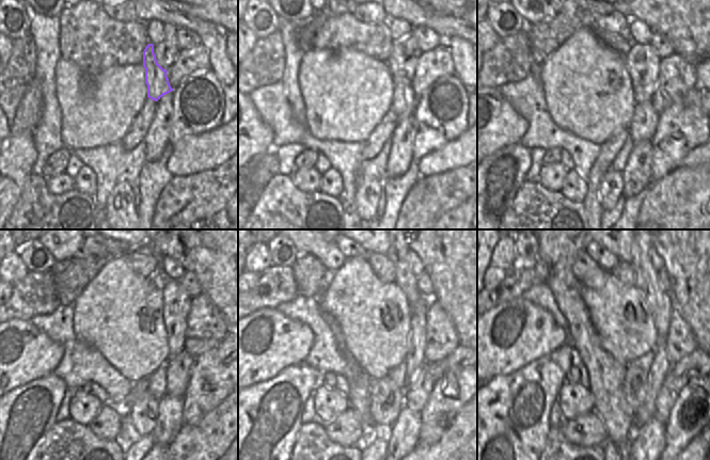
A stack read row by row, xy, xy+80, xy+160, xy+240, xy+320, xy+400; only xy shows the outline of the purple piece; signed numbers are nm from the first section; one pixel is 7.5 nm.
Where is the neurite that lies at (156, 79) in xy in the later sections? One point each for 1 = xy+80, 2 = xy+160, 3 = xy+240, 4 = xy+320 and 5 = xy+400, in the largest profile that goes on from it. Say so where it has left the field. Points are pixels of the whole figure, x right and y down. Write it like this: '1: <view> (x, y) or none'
1: xy+80 (404, 104)
2: xy+160 (644, 123)
3: xy+240 (178, 368)
4: xy+320 (431, 371)
5: xy+400 (673, 384)

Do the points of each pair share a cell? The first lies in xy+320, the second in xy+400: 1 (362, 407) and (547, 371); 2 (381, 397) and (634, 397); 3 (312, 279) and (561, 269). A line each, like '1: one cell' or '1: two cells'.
1: two cells
2: one cell
3: two cells

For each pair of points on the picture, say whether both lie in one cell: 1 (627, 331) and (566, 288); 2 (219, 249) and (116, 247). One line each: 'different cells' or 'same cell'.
1: different cells
2: same cell

